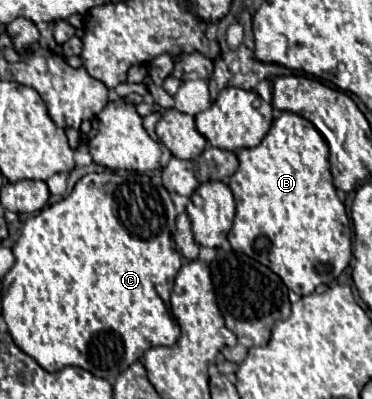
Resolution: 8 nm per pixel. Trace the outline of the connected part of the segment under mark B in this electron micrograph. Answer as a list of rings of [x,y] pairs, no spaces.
[[[280,112],[264,140],[254,148],[240,150],[238,160],[240,168],[228,182],[236,200],[236,218],[228,232],[232,248],[268,266],[298,296],[312,294],[320,284],[334,284],[352,258],[352,232],[344,204],[340,204],[332,184],[328,144],[322,134],[306,118],[294,112]]]

